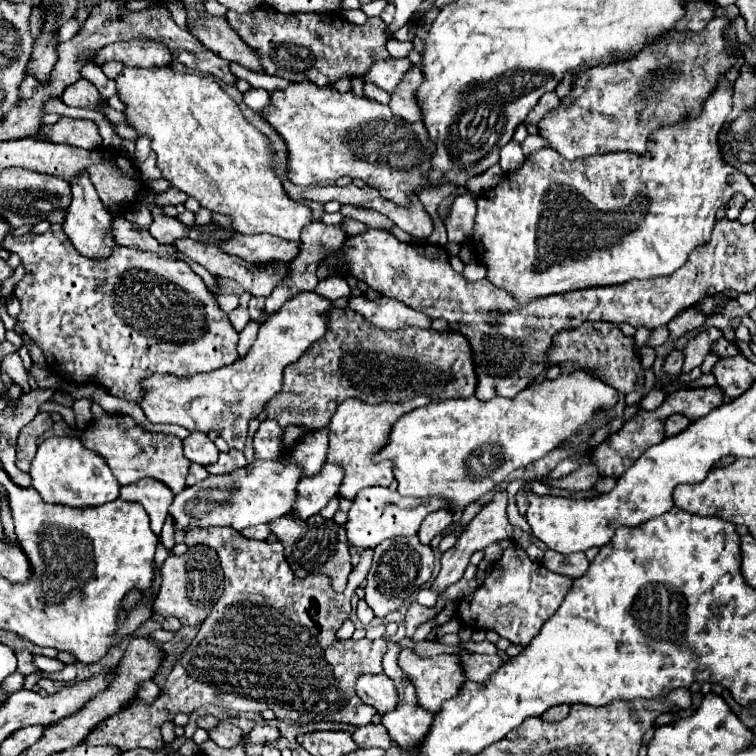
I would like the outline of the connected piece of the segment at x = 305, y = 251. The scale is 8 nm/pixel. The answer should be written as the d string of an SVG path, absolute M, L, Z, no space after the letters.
M320 220L308 224L308 228L304 228L302 232L302 250L300 254L292 260L292 272L288 274L288 280L284 280L284 284L280 284L280 288L276 288L276 292L272 292L272 296L268 296L266 304L264 304L264 310L266 314L272 314L276 312L292 294L296 292L304 292L304 290L314 290L318 286L318 276L316 276L316 268L318 268L318 262L328 258L332 252L338 252L342 246L344 246L344 240L348 238L348 232L344 230L342 224L334 224L334 226L328 226Z

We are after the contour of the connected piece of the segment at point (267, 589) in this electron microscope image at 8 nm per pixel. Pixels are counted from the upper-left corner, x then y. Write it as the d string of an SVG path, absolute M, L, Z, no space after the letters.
M212 526L212 528L188 528L184 542L206 544L216 548L220 564L224 570L224 594L214 604L208 618L202 622L200 632L176 662L174 670L166 680L160 700L156 704L144 704L142 700L132 700L116 716L104 720L96 726L92 734L84 740L86 744L112 744L122 750L132 748L150 748L158 750L164 746L161 735L162 722L174 720L178 712L190 714L208 704L216 704L230 710L252 710L262 712L270 702L278 702L278 720L286 724L304 724L304 722L346 722L354 726L370 724L376 708L364 704L356 694L356 680L364 674L382 674L382 656L386 654L386 638L378 640L338 640L336 632L340 624L348 618L348 604L355 590L366 578L370 570L373 549L366 549L360 558L360 564L353 568L348 577L344 592L334 592L332 580L324 574L314 574L308 578L298 578L286 562L284 546L276 542L272 546L266 540L250 540L230 526Z

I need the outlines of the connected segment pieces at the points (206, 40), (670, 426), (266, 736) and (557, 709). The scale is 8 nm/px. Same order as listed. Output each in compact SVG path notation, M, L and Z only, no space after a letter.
M204 14L198 20L198 28L196 28L194 36L208 50L216 52L218 56L222 56L230 62L238 62L252 72L264 72L262 58L256 56L256 50L252 50L248 44L244 44L244 40L240 40L240 36L236 32L232 32L226 18L216 18L216 16Z
M672 414L668 420L666 420L666 436L672 436L672 434L678 434L682 432L684 428L688 428L690 420L682 414Z
M264 724L264 726L256 726L250 732L248 740L244 740L244 742L252 742L252 744L274 744L278 740L280 740L280 730L276 726Z
M560 704L560 706L554 706L554 708L550 708L548 712L544 712L542 718L548 720L548 722L556 722L556 720L566 718L568 712L570 712L570 706L568 706L568 704Z

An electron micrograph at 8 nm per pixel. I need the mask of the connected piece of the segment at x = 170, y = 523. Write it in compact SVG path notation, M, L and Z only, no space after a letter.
M168 515L160 533L160 541L162 542L164 547L169 551L170 554L172 554L172 548L175 545L174 533L174 521L172 517Z

